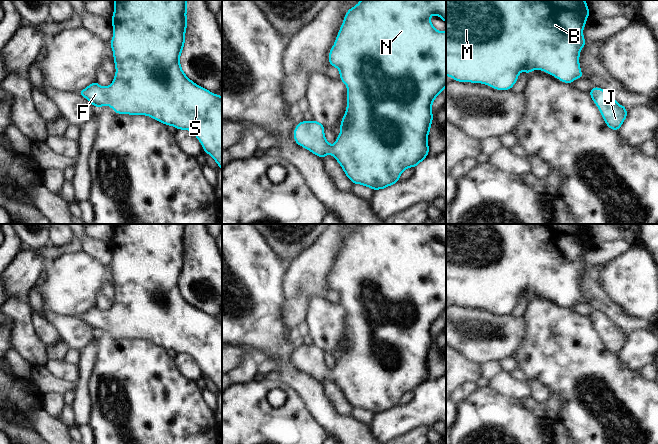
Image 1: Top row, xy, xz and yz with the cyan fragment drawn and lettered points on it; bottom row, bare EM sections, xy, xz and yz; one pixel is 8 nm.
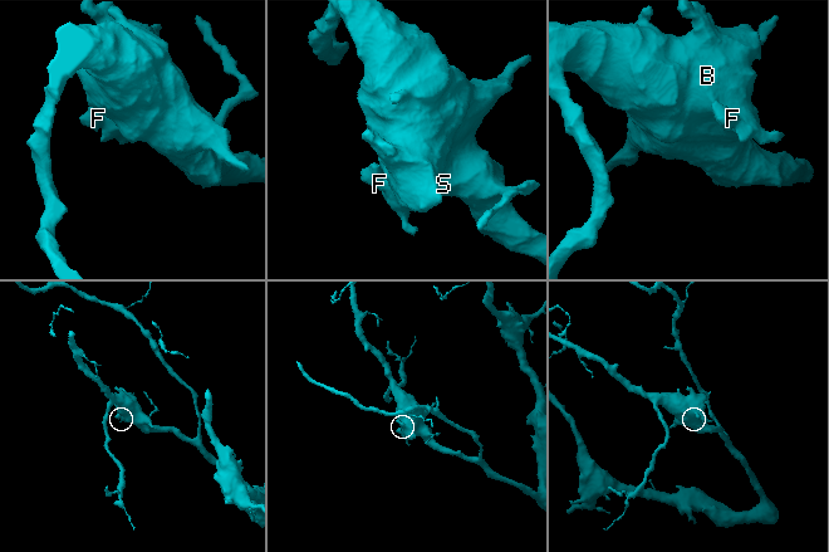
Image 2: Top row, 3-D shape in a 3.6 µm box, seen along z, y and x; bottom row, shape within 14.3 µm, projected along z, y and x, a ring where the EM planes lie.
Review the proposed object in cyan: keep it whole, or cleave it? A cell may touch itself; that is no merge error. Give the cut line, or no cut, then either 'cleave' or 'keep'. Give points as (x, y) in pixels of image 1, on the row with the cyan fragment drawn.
cut none; keep

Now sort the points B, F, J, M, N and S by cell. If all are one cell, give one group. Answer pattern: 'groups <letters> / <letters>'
groups B F J M N S

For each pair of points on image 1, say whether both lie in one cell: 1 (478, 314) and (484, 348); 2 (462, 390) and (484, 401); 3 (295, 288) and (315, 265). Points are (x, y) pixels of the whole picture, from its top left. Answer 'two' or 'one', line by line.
1: one
2: two
3: one

